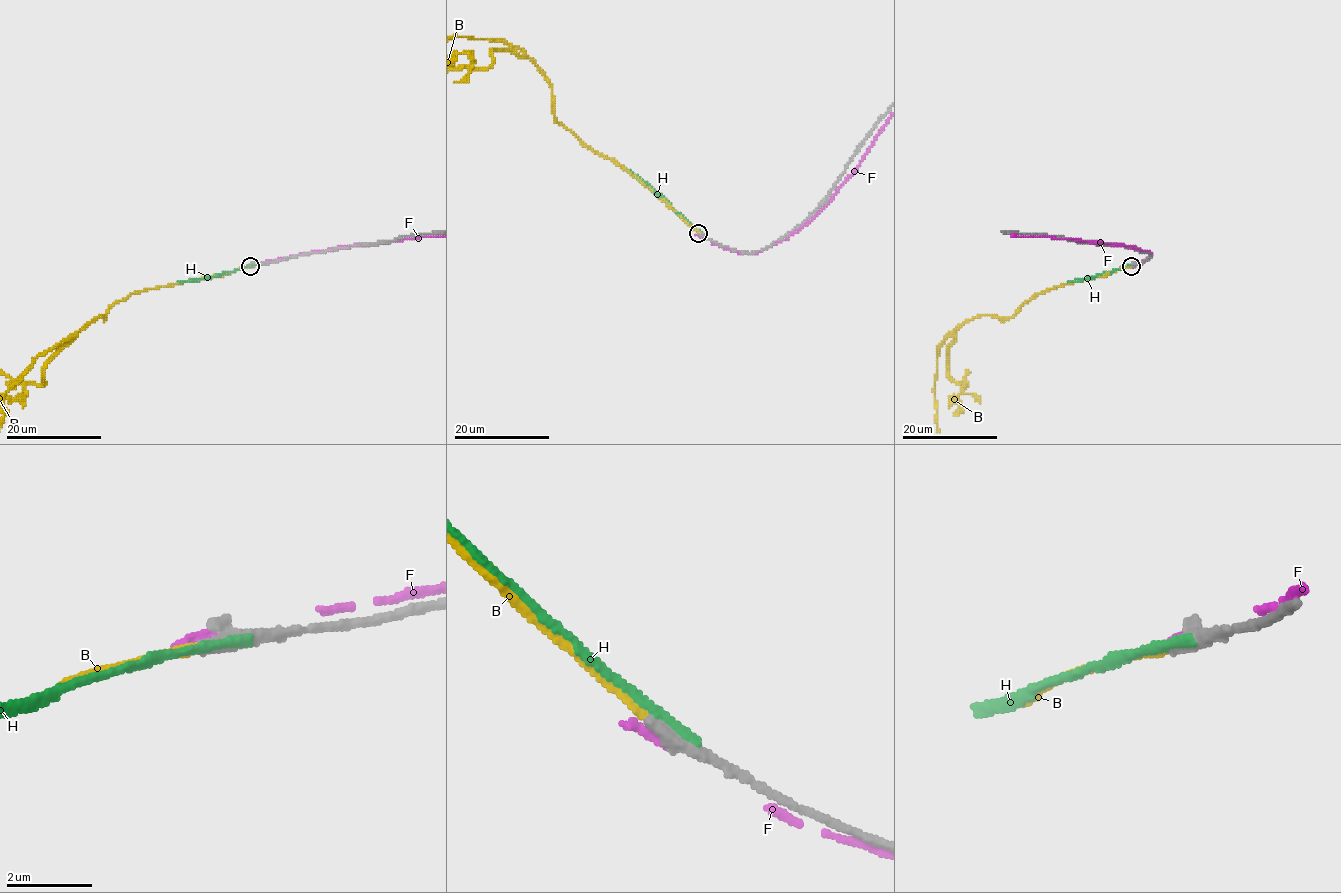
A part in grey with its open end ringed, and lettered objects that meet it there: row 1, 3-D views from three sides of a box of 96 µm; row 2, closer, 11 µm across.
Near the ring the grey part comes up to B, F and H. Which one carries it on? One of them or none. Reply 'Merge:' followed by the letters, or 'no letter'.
Merge: B

